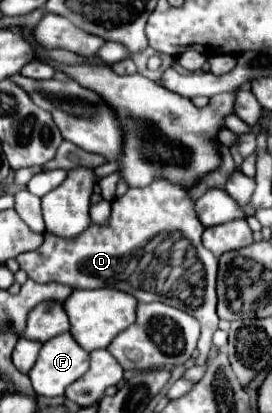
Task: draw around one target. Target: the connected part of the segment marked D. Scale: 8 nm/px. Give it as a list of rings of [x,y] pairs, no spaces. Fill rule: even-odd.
[[[157,176],[149,186],[129,188],[121,198],[115,198],[111,204],[111,216],[105,224],[91,222],[77,238],[61,238],[45,232],[43,244],[33,252],[17,256],[17,262],[35,282],[59,282],[69,286],[65,278],[71,278],[73,290],[115,288],[135,296],[139,302],[165,302],[191,314],[201,324],[201,338],[197,344],[197,364],[201,364],[209,354],[211,336],[219,324],[215,312],[217,258],[201,244],[203,230],[205,226],[197,220],[195,200],[191,200],[189,188]],[[161,232],[181,232],[195,250],[195,254],[183,258],[183,268],[175,266],[175,272],[171,272],[173,266],[167,266],[165,272],[165,266],[159,262],[161,258],[129,258],[143,254],[143,248]]]

